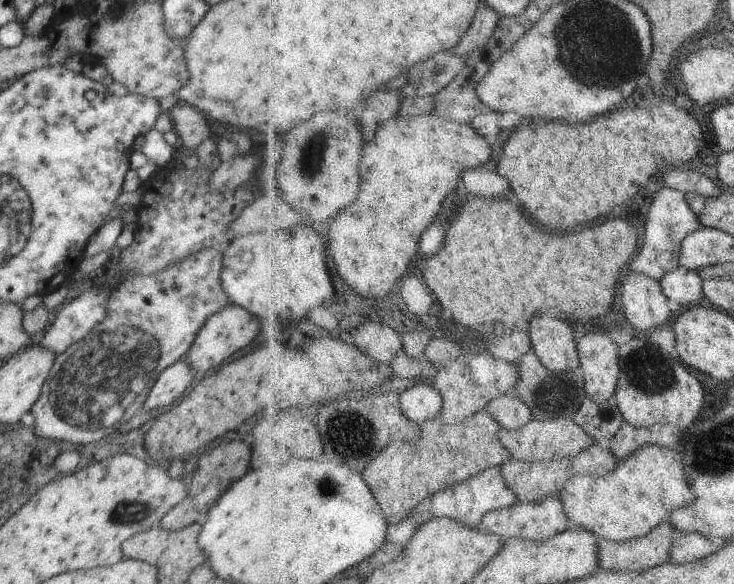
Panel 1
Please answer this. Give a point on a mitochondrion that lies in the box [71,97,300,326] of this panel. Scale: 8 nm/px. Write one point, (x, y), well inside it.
(157, 253)

